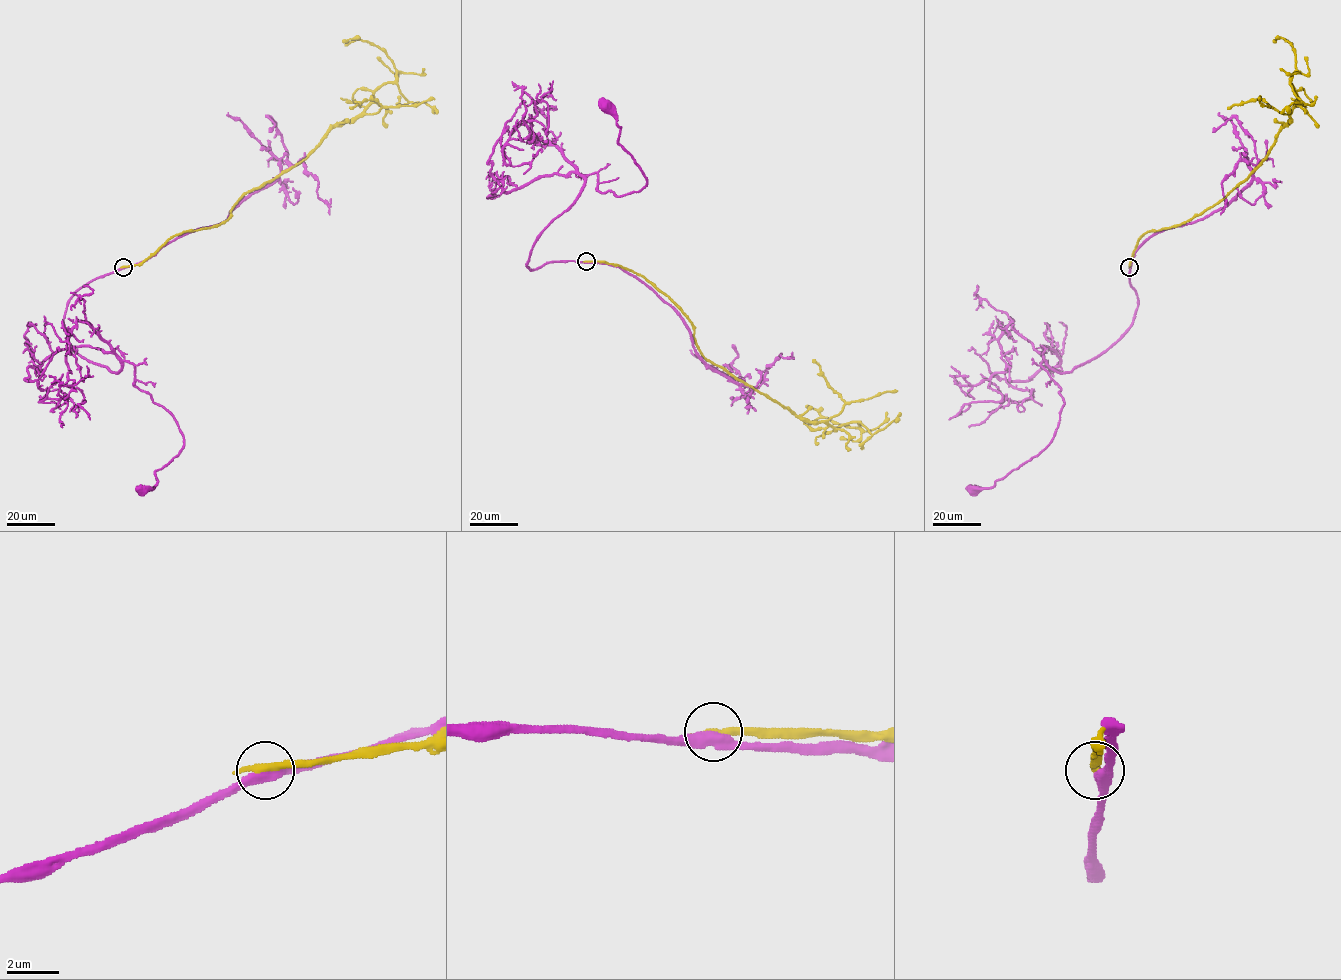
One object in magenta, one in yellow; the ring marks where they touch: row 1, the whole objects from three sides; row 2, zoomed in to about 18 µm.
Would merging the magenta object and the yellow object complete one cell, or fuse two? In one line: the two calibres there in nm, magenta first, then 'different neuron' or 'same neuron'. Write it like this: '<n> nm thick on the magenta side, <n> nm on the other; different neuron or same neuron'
400 nm thick on the magenta side, 340 nm on the other; different neuron

